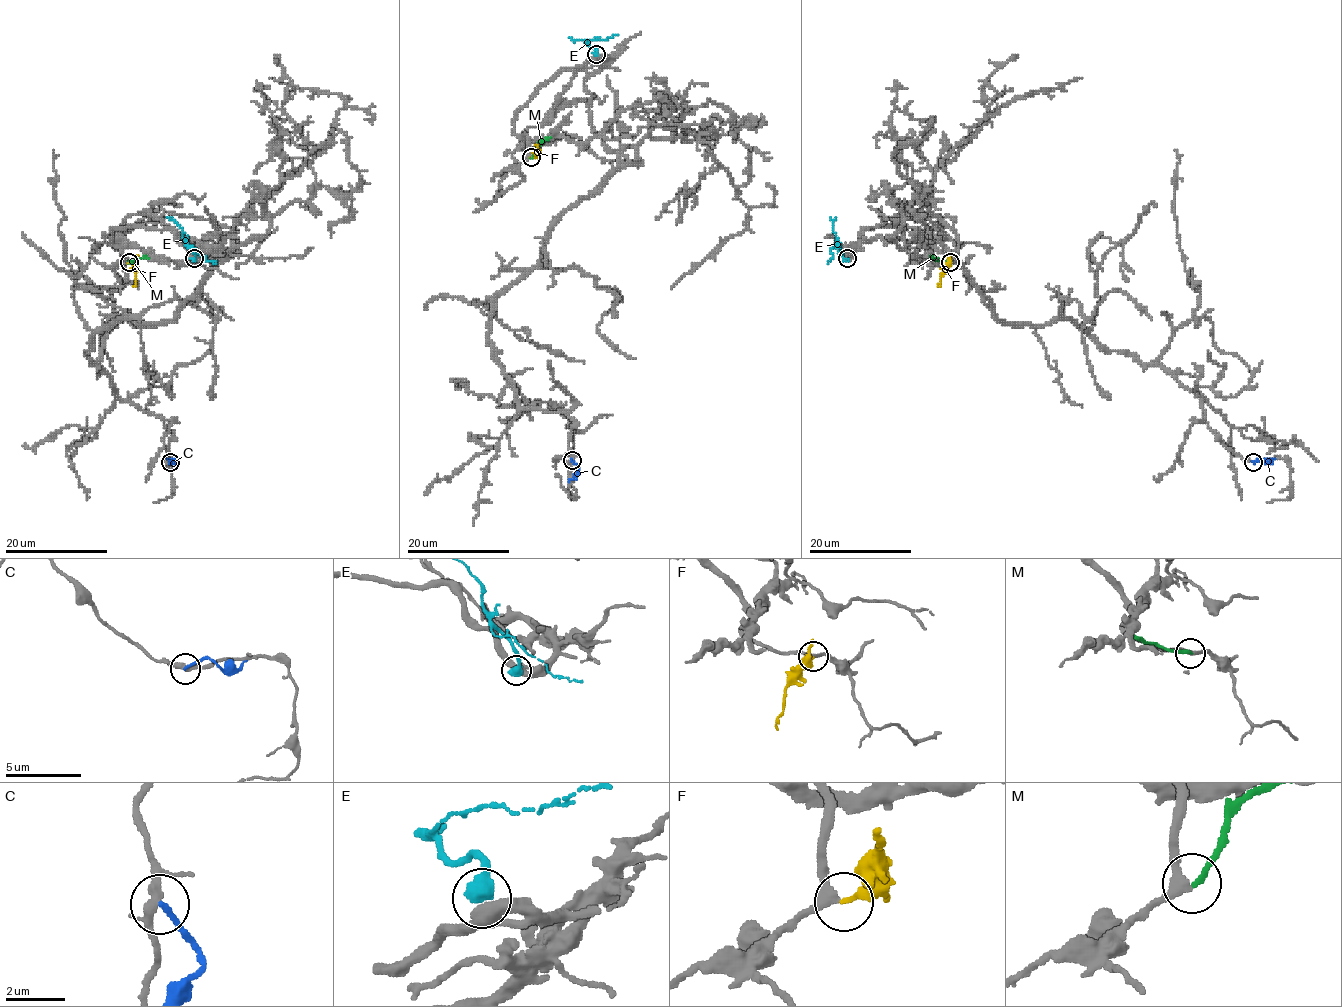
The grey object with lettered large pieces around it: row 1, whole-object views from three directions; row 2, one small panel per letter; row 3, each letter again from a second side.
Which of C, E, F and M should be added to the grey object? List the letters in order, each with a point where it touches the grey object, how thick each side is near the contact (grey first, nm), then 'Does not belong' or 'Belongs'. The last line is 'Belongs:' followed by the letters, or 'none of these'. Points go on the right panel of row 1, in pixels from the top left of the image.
C: Touches grey at (1253, 462). Thickness 320 nm (grey) against 170 nm. Does not belong
E: Touches grey at (847, 258). Thickness 440 nm (grey) against 600 nm. Does not belong
F: Touches grey at (951, 262). Thickness 220 nm (grey) against 260 nm. Belongs
M: Touches grey at (950, 262). Thickness 240 nm (grey) against 200 nm. Does not belong
Belongs: F

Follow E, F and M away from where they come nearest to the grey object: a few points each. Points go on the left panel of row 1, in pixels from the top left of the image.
E: (194, 259), (194, 252), (185, 244), (216, 262)
F: (130, 262), (135, 274), (134, 287)
M: (128, 262), (148, 257)

